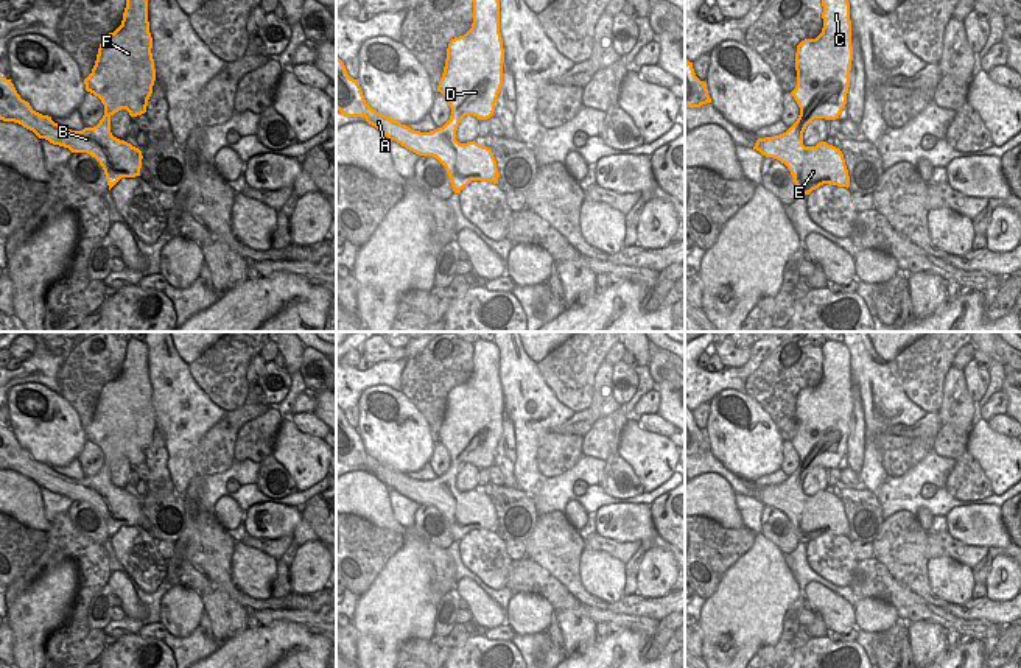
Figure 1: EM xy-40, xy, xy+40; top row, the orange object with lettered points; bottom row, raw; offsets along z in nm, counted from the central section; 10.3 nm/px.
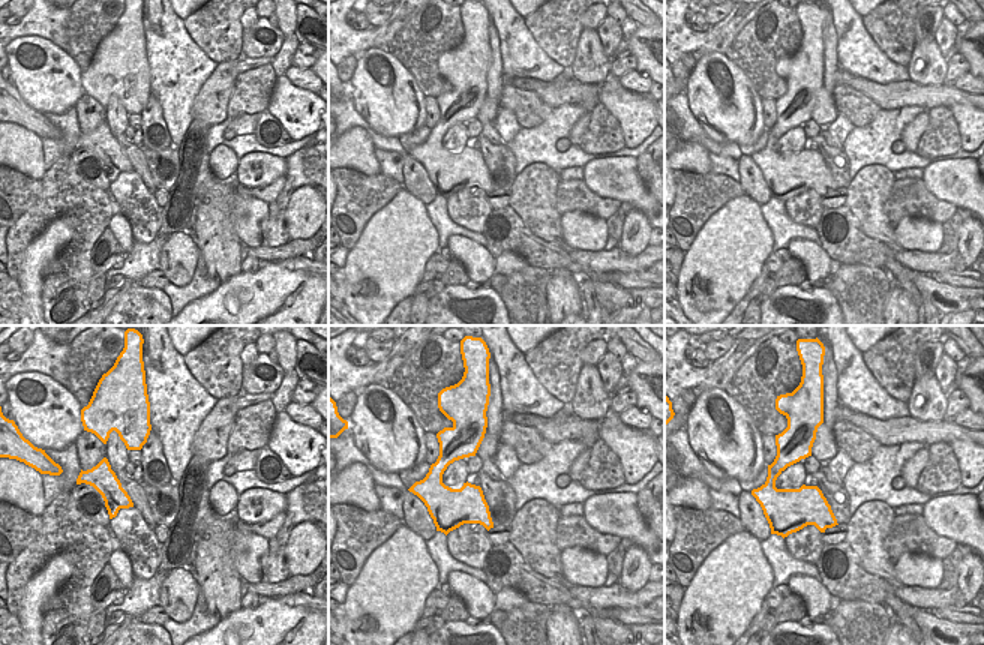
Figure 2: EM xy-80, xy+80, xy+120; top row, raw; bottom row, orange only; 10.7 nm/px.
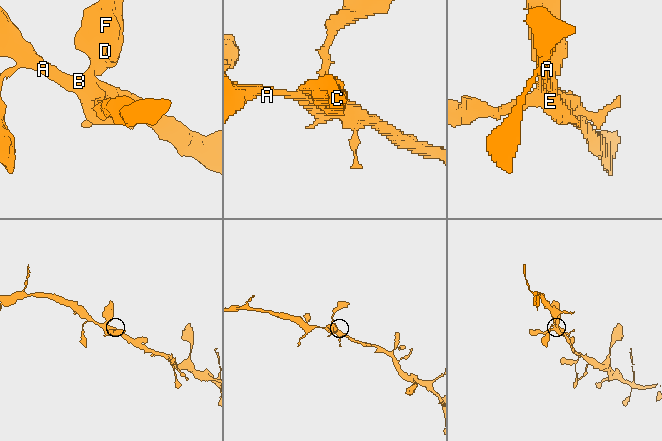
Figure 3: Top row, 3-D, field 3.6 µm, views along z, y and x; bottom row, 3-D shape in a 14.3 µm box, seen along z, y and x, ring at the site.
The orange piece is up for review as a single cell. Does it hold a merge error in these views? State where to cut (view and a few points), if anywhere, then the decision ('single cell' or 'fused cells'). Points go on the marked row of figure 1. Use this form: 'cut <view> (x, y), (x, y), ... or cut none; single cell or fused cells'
cut none; single cell

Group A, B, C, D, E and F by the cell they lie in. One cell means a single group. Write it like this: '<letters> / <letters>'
A B C D E F

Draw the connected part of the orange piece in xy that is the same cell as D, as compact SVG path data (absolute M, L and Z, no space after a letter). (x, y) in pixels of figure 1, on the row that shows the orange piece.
M473 0L472 28L450 40L437 86L450 107L450 120L430 132L414 131L372 109L356 79L336 56L336 109L346 117L364 117L389 140L419 156L436 157L447 170L453 192L472 181L498 184L496 160L490 148L476 142L459 143L456 131L465 115L487 120L503 86L504 48L500 33L500 0Z

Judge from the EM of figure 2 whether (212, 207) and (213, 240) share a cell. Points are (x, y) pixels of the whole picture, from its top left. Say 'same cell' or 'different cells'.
same cell

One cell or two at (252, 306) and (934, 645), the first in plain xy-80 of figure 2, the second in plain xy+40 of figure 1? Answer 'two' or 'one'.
two

